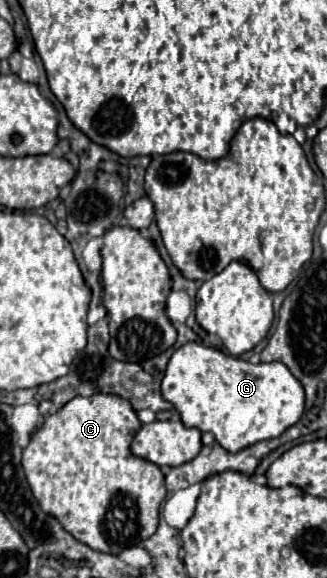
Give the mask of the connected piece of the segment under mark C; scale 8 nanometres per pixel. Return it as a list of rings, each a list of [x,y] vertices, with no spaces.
[[[95,393],[91,397],[77,395],[57,413],[49,415],[23,449],[23,469],[41,509],[57,517],[75,539],[95,551],[119,555],[123,549],[151,537],[157,529],[159,507],[167,491],[161,469],[151,461],[135,457],[129,449],[139,429],[141,421],[127,399],[111,393]]]

